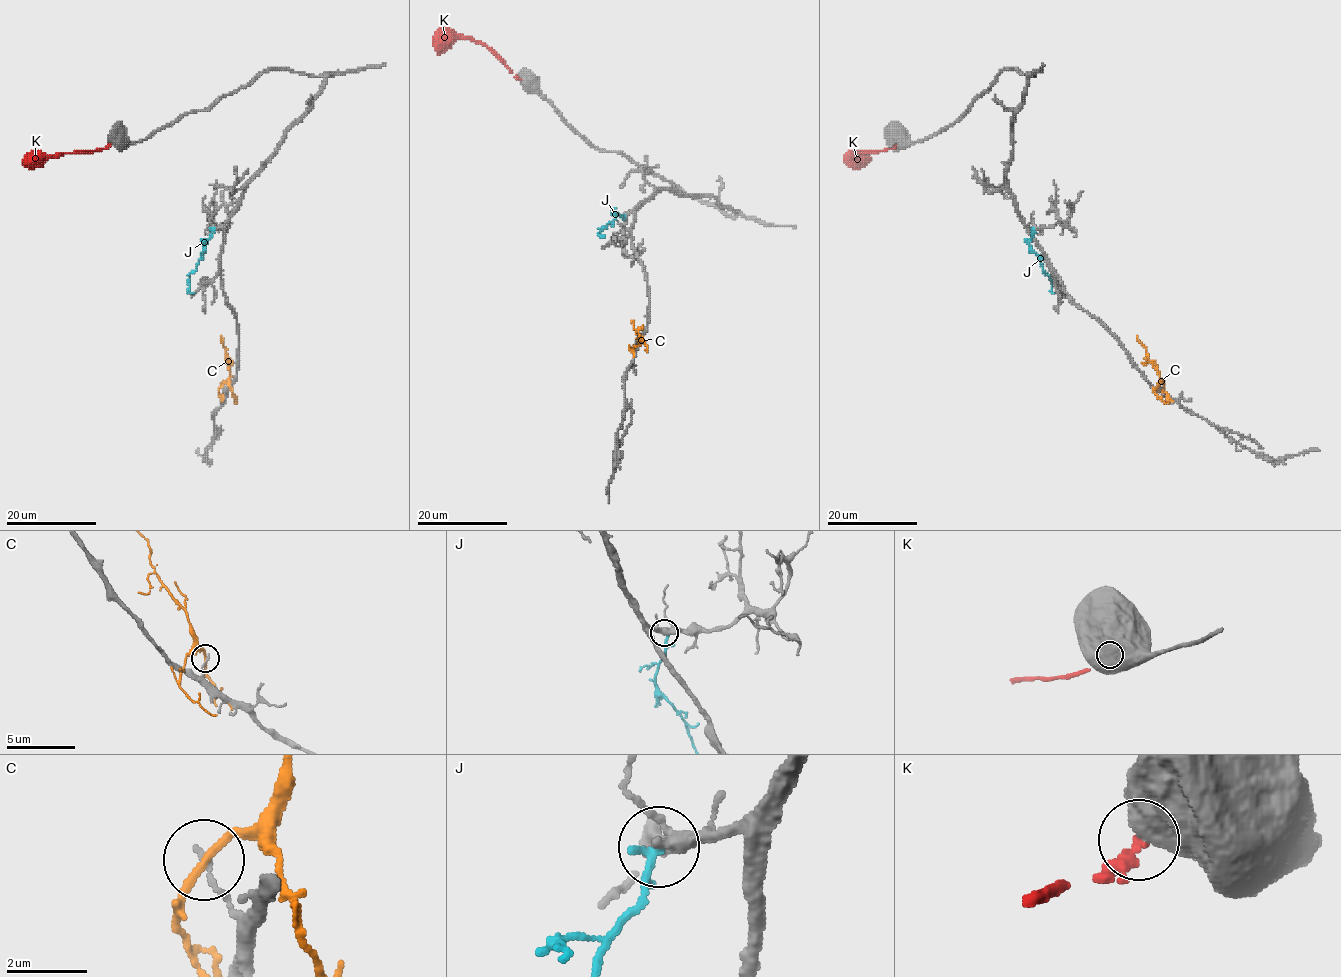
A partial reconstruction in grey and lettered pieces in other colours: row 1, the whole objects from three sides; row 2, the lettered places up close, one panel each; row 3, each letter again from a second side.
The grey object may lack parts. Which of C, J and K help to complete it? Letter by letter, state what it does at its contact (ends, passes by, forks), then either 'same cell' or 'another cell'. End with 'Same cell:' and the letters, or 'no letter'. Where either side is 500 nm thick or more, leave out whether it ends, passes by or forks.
C: it passes by; another cell
J: it passes by; another cell
K: another cell
Same cell: no letter

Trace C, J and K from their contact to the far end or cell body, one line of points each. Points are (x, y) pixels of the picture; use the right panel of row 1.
C: (1163, 384), (1136, 336)
J: (1031, 228), (1029, 247), (1048, 275), (1053, 293)
K: (896, 143), (890, 149), (858, 154), (855, 158), (859, 165)

